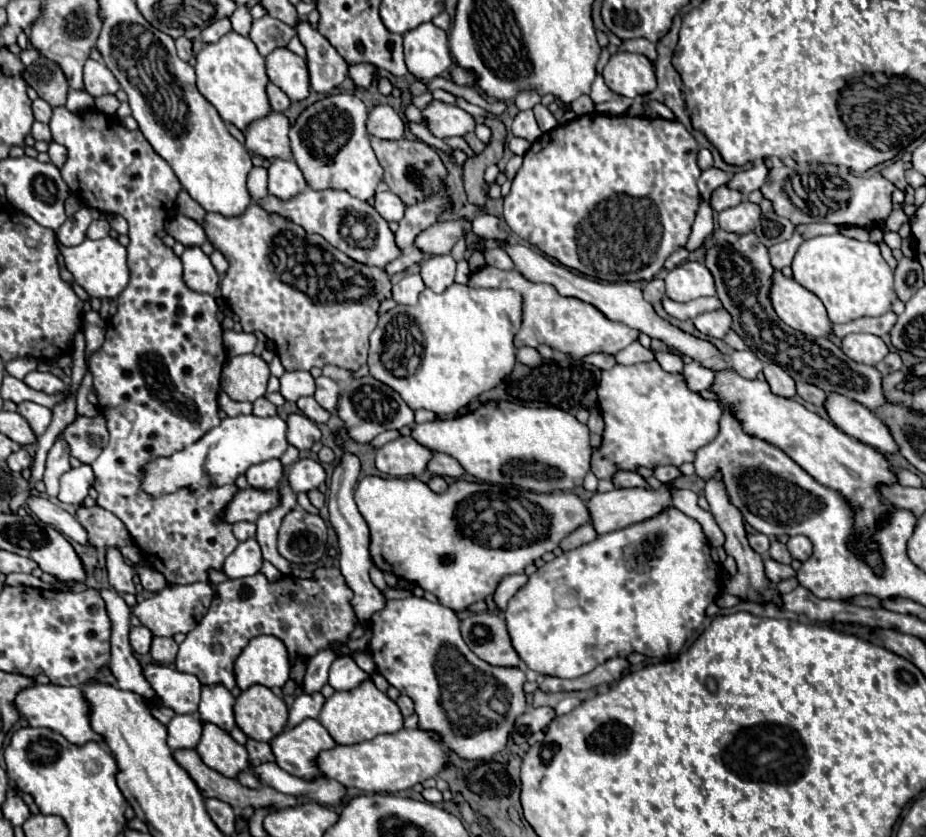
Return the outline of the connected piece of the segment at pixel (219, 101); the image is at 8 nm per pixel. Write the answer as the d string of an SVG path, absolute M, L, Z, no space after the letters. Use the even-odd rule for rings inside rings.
M231 31L217 43L205 45L197 53L195 75L199 93L217 109L219 117L227 125L235 125L241 133L245 133L245 129L253 121L259 121L261 117L267 117L271 113L269 97L265 93L265 87L269 83L269 77L265 73L265 59L261 57L261 53L257 53L257 47L249 37Z

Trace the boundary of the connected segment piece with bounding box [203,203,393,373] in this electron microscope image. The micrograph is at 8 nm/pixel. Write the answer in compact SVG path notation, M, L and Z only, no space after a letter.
M251 203L241 217L207 213L203 229L215 249L229 261L229 271L221 281L223 299L239 317L243 331L261 331L273 341L285 371L309 371L311 367L337 365L353 373L367 361L367 343L371 331L377 327L381 301L391 299L393 285L385 269L353 261L331 247L321 235L307 235L299 225L263 211L257 203Z

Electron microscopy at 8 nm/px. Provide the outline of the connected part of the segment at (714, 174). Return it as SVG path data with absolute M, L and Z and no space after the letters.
M709 167L705 171L701 171L701 177L699 177L699 191L703 195L703 199L709 199L709 195L721 187L721 185L727 185L729 183L729 175L717 167Z

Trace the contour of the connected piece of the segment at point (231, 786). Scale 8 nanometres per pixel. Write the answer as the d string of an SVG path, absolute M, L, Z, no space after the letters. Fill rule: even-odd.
M193 749L173 751L173 755L175 755L175 761L177 761L177 763L179 763L179 765L191 775L191 779L197 783L197 787L199 787L199 791L201 791L203 797L215 797L215 799L227 801L237 813L241 813L241 811L243 811L245 807L249 807L249 805L253 805L255 809L257 809L257 807L267 807L267 805L273 805L273 807L277 807L277 809L283 809L283 807L293 807L293 805L297 803L295 797L291 797L291 795L283 795L283 793L277 793L273 787L263 787L263 785L261 785L257 791L253 791L253 789L243 787L243 785L241 785L239 781L235 781L235 779L223 777L221 773L209 769L209 767L201 761L199 753L193 751Z

